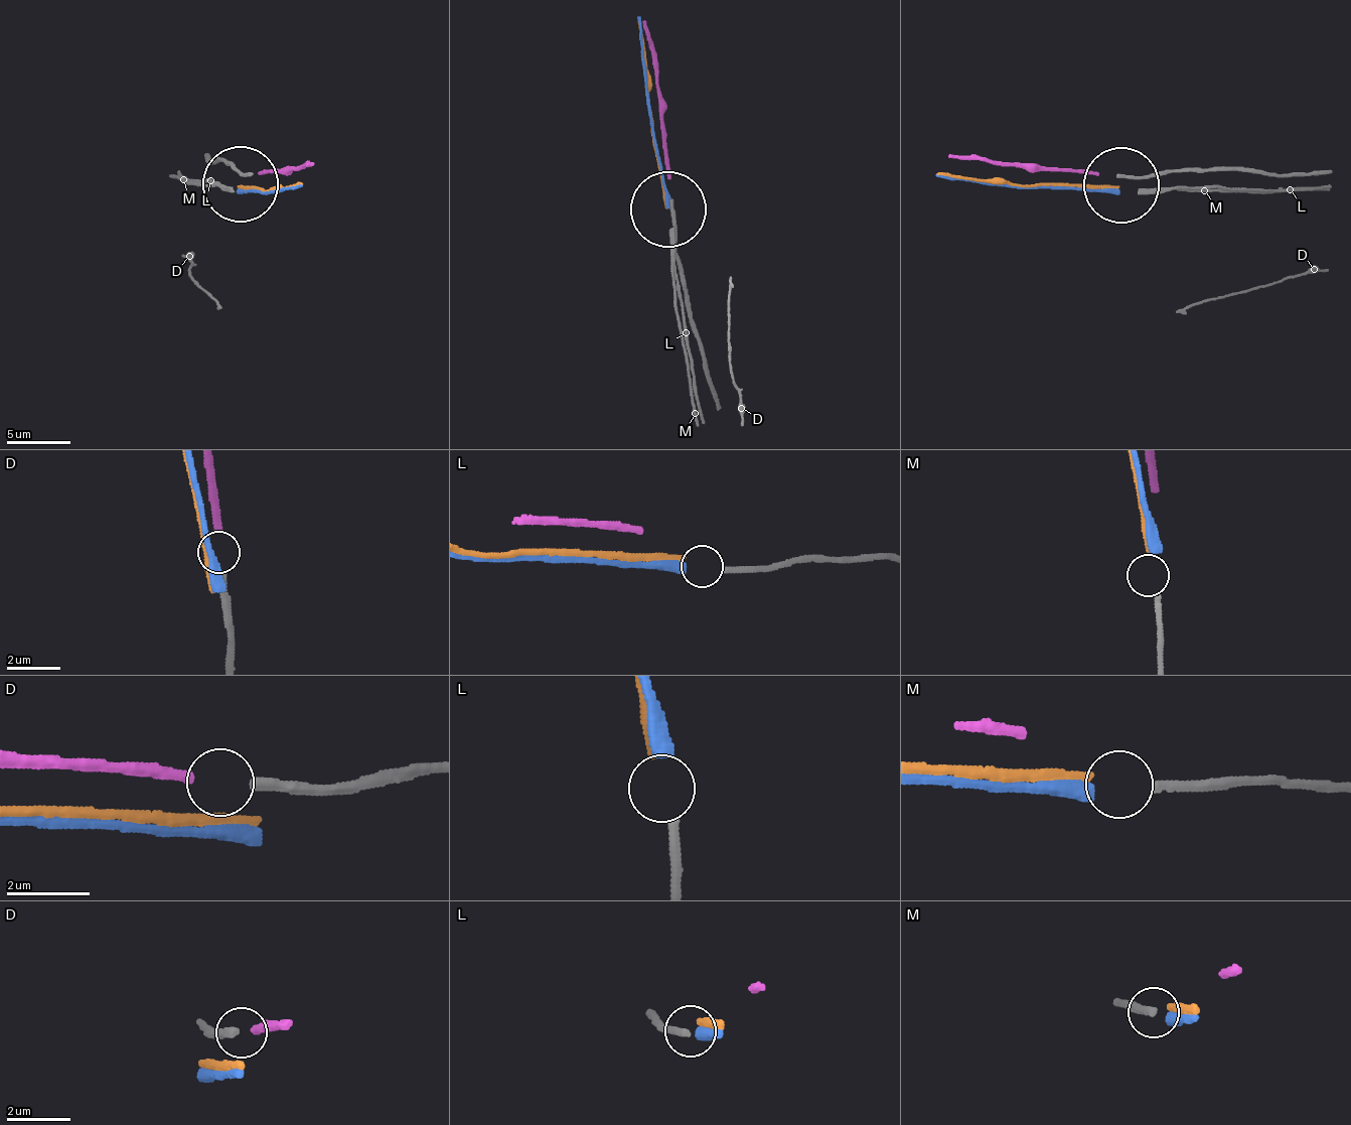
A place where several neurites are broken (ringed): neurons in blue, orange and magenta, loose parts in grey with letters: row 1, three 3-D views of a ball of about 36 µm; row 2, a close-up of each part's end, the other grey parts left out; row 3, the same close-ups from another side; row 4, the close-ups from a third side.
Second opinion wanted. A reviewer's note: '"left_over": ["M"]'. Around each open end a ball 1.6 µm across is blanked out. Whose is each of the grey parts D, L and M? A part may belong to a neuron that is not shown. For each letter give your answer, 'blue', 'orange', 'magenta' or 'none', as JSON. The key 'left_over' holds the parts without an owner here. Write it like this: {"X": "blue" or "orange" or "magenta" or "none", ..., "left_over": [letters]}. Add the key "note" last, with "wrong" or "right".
{"D": "magenta", "L": "blue", "M": "orange", "left_over": [], "note": "wrong"}

